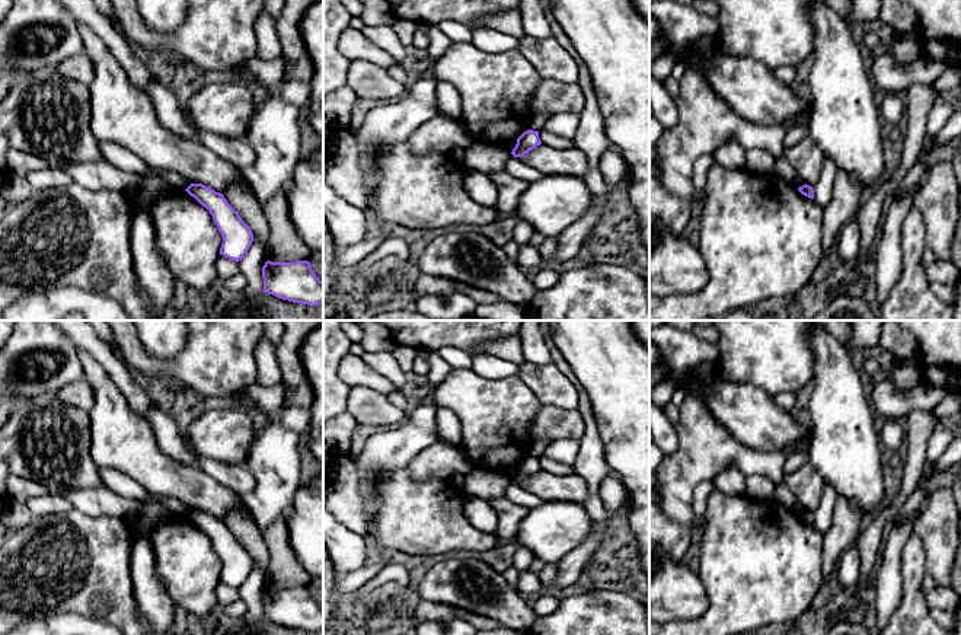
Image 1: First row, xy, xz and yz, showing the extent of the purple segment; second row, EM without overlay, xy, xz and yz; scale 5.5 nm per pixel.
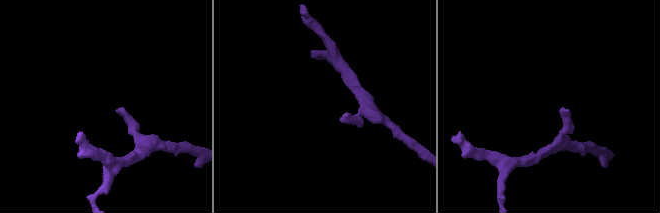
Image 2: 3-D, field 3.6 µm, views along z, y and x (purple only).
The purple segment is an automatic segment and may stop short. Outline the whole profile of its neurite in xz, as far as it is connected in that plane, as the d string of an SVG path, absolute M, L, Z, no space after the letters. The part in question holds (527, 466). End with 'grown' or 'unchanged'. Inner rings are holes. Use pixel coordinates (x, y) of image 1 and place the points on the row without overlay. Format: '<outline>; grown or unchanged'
M527 456L517 465L517 470L513 475L511 481L514 484L523 484L530 476L533 476L534 473L540 470L542 468L539 465L539 457Z; unchanged

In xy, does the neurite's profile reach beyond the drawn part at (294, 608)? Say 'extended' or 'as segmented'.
as segmented

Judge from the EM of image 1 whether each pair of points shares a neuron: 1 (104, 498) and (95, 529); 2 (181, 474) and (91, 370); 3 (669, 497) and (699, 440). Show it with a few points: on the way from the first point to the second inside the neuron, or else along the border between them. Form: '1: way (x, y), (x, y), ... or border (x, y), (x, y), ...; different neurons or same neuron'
1: border (74, 507), (91, 516), (117, 516), (128, 520); different neurons
2: way (152, 459), (111, 418), (108, 399); same neuron
3: way (676, 482), (676, 478), (699, 455); same neuron

